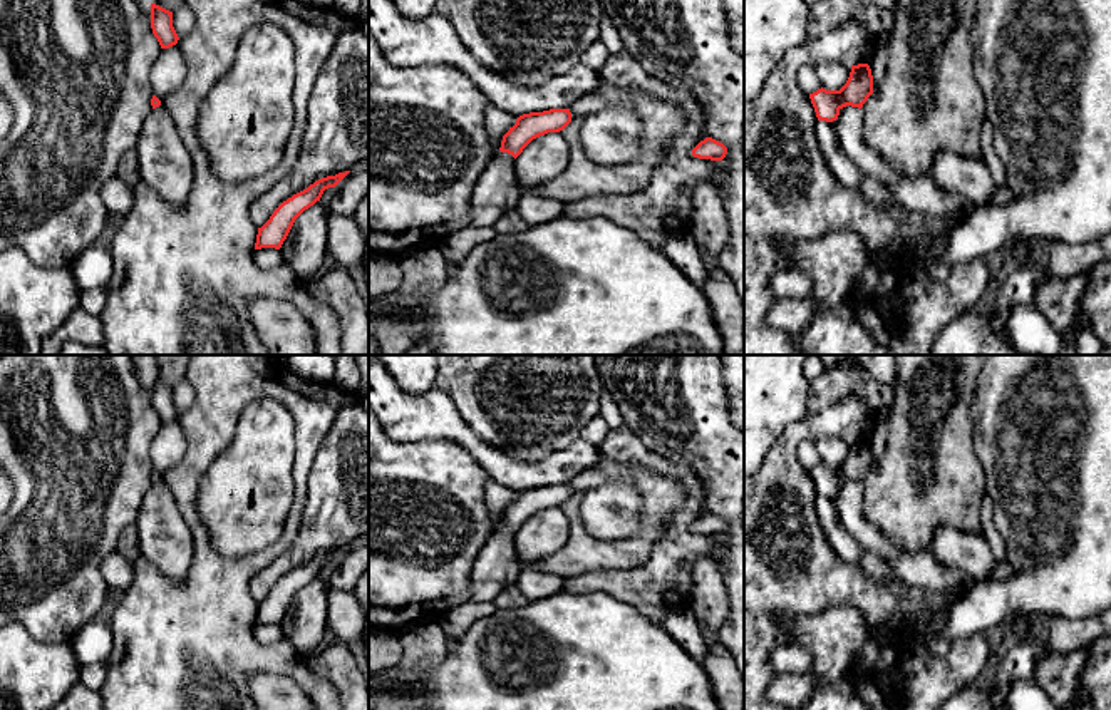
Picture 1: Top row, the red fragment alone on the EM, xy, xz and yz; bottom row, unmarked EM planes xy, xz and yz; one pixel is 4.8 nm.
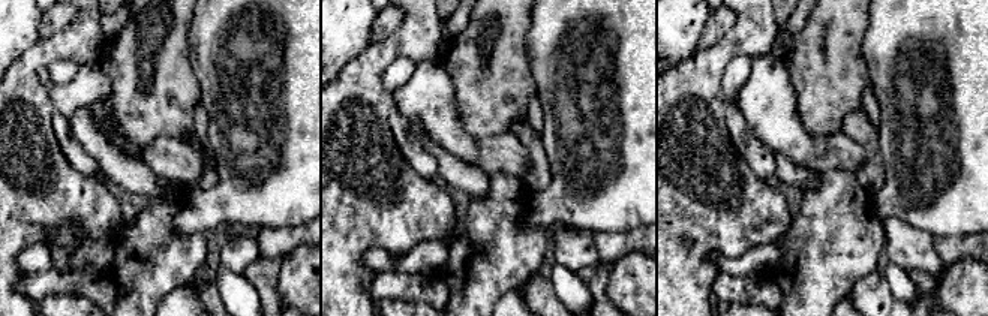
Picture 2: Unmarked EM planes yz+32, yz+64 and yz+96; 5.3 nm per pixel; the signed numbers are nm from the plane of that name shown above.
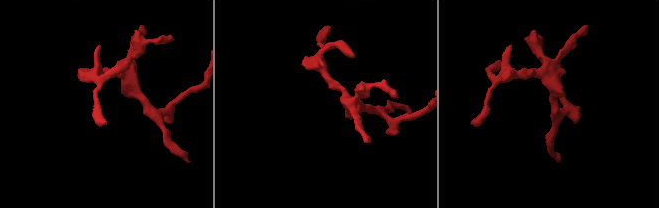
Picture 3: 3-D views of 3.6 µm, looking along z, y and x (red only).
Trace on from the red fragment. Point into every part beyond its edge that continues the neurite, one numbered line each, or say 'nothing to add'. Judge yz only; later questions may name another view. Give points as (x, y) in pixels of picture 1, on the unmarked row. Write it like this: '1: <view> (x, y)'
nothing to add

